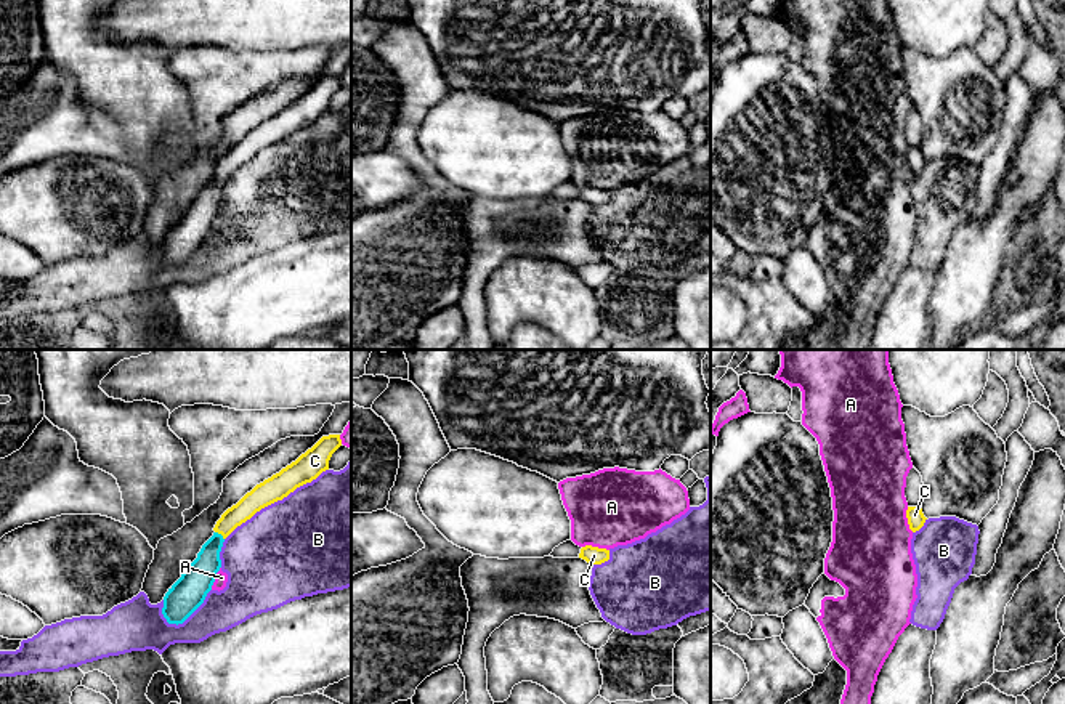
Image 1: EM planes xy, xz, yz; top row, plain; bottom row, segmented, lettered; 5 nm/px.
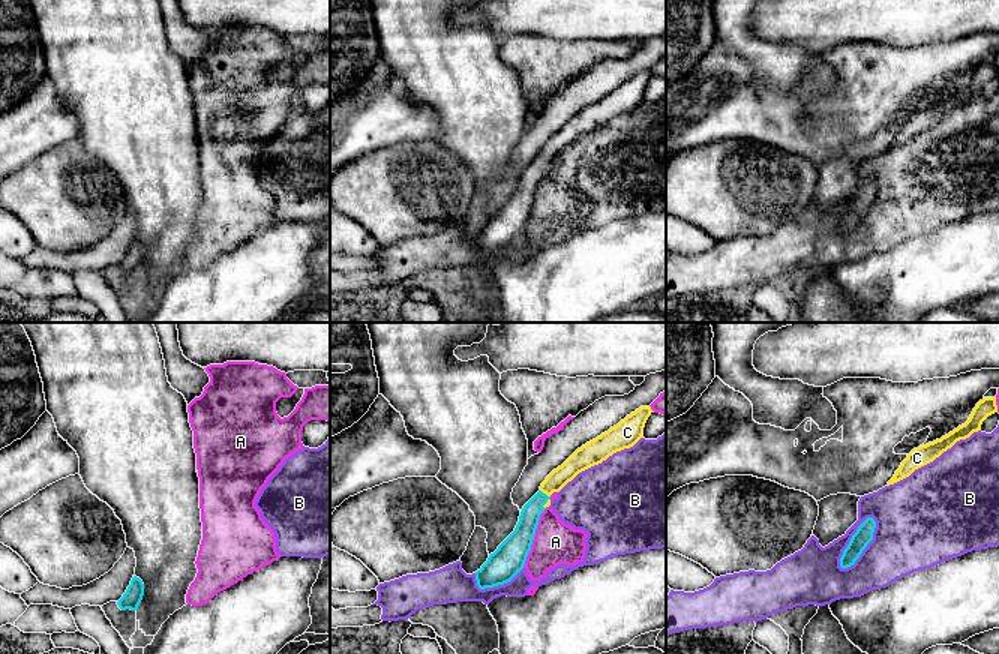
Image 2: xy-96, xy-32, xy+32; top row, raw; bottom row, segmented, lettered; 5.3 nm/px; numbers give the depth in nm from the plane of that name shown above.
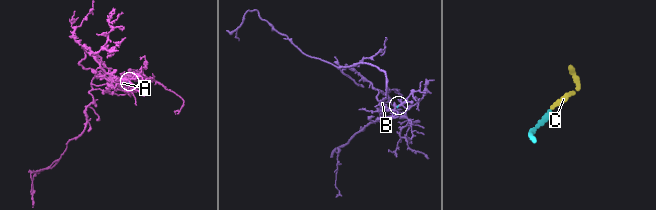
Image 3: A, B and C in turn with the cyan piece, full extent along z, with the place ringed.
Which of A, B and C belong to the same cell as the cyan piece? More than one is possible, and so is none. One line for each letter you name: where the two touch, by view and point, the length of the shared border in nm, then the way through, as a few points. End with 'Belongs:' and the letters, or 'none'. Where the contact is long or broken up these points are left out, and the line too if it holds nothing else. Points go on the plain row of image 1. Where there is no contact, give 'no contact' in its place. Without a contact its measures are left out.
C: xy (220, 175) | 60 nm | across xy (199, 218), (210, 190), (220, 175), (254, 141)
Belongs: C

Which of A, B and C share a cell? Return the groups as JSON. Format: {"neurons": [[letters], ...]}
{"neurons": [["A"], ["B"], ["C"]]}

